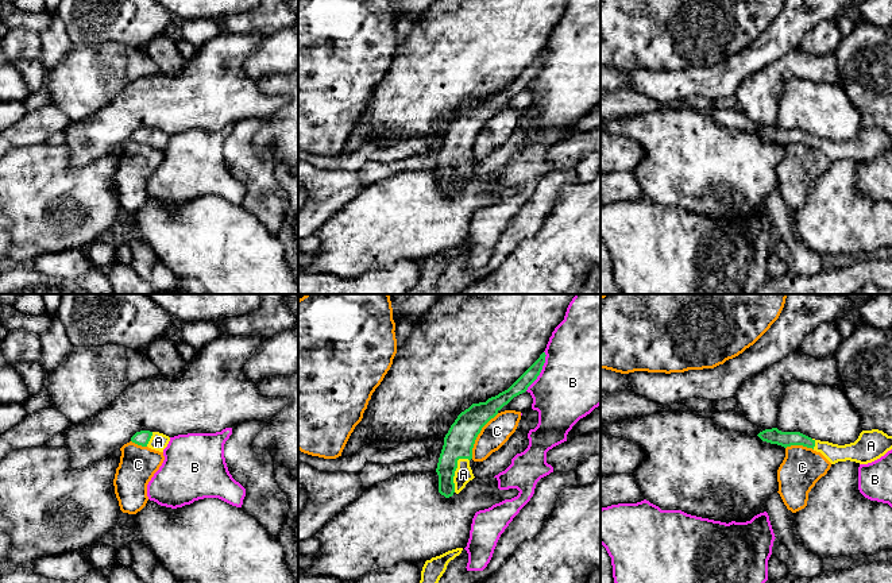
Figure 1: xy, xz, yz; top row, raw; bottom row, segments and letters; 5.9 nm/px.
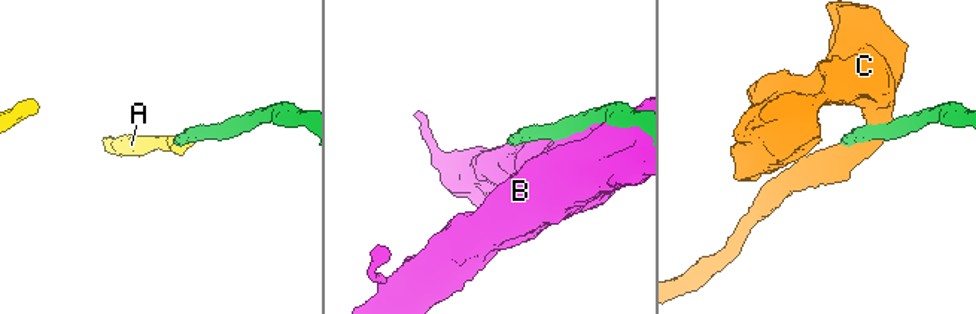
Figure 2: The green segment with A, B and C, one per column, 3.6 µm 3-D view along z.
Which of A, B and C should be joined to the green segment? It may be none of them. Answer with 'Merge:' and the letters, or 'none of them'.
Merge: A

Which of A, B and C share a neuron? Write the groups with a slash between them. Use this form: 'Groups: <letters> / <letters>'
Groups: A / B / C

